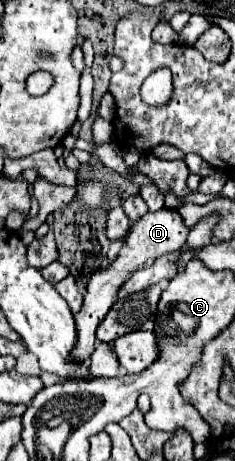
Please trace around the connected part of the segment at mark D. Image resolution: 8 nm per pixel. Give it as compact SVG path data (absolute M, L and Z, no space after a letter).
M161 208L157 212L147 212L141 220L133 222L129 236L125 238L125 246L121 248L119 256L115 258L113 264L99 268L97 272L91 274L89 282L87 282L87 292L85 292L85 300L81 310L75 314L75 322L77 322L77 346L73 350L73 358L75 360L87 360L93 354L93 344L95 344L95 330L97 326L103 322L103 316L107 316L107 312L111 310L111 306L115 304L115 296L117 290L131 278L131 274L135 270L143 270L149 268L157 258L171 254L175 250L179 250L181 246L185 246L187 236L189 236L187 224L183 222L183 218L179 216L179 212L171 210L171 208Z

